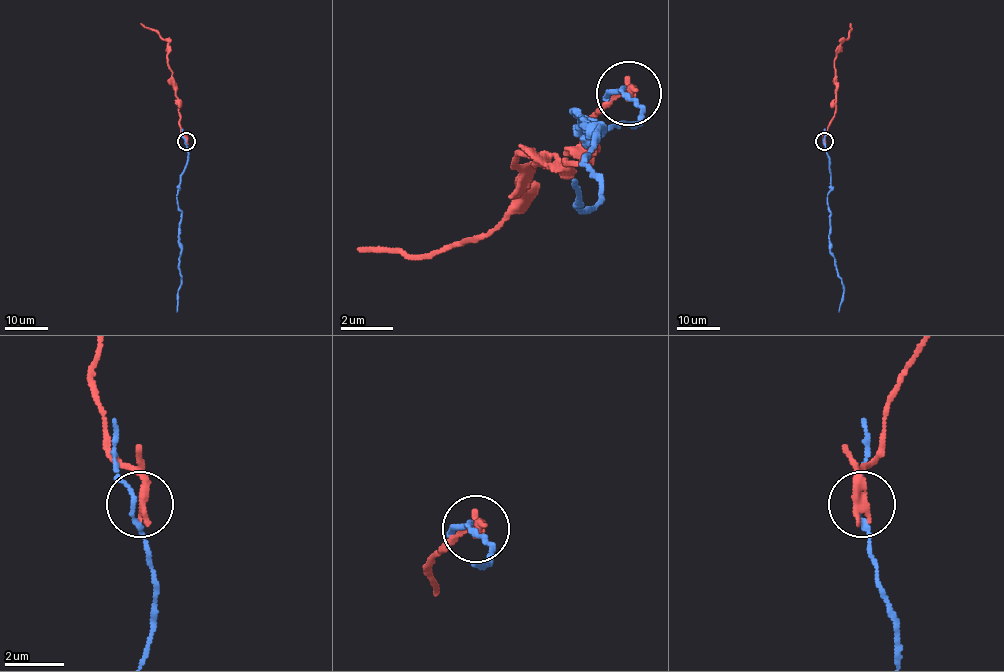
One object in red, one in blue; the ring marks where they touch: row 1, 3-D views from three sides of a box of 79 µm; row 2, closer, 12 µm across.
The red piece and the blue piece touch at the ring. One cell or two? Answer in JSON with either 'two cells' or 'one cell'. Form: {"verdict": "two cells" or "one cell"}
{"verdict": "two cells"}

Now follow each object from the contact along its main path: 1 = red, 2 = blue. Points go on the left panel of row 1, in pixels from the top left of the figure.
1: (186, 141), (180, 125), (180, 101), (168, 64), (168, 42), (155, 30), (141, 24)
2: (185, 141), (187, 164), (176, 195), (178, 208), (182, 213), (176, 311)

